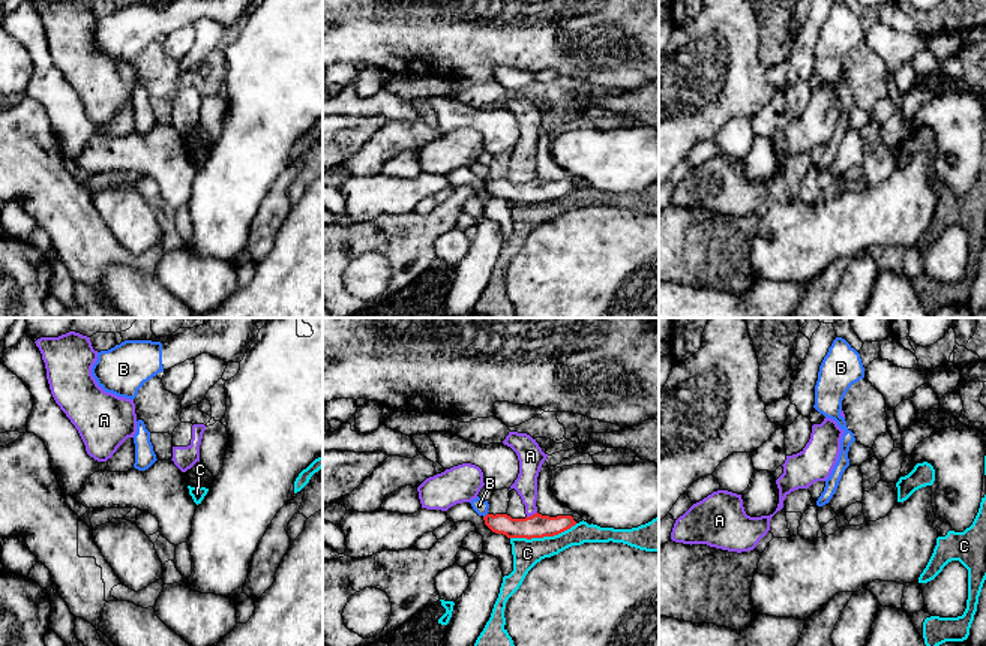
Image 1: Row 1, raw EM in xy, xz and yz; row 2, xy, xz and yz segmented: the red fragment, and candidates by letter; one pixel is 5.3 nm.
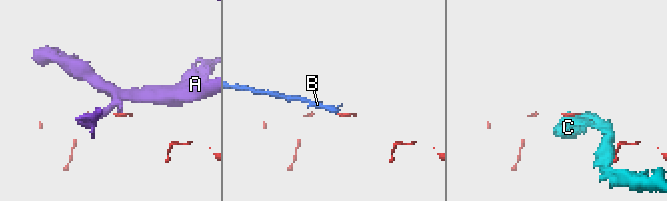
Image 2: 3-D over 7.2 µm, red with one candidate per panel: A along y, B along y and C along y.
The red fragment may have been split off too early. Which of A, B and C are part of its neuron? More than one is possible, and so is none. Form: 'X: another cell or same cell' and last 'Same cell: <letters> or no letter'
A: another cell
B: another cell
C: another cell
Same cell: no letter

